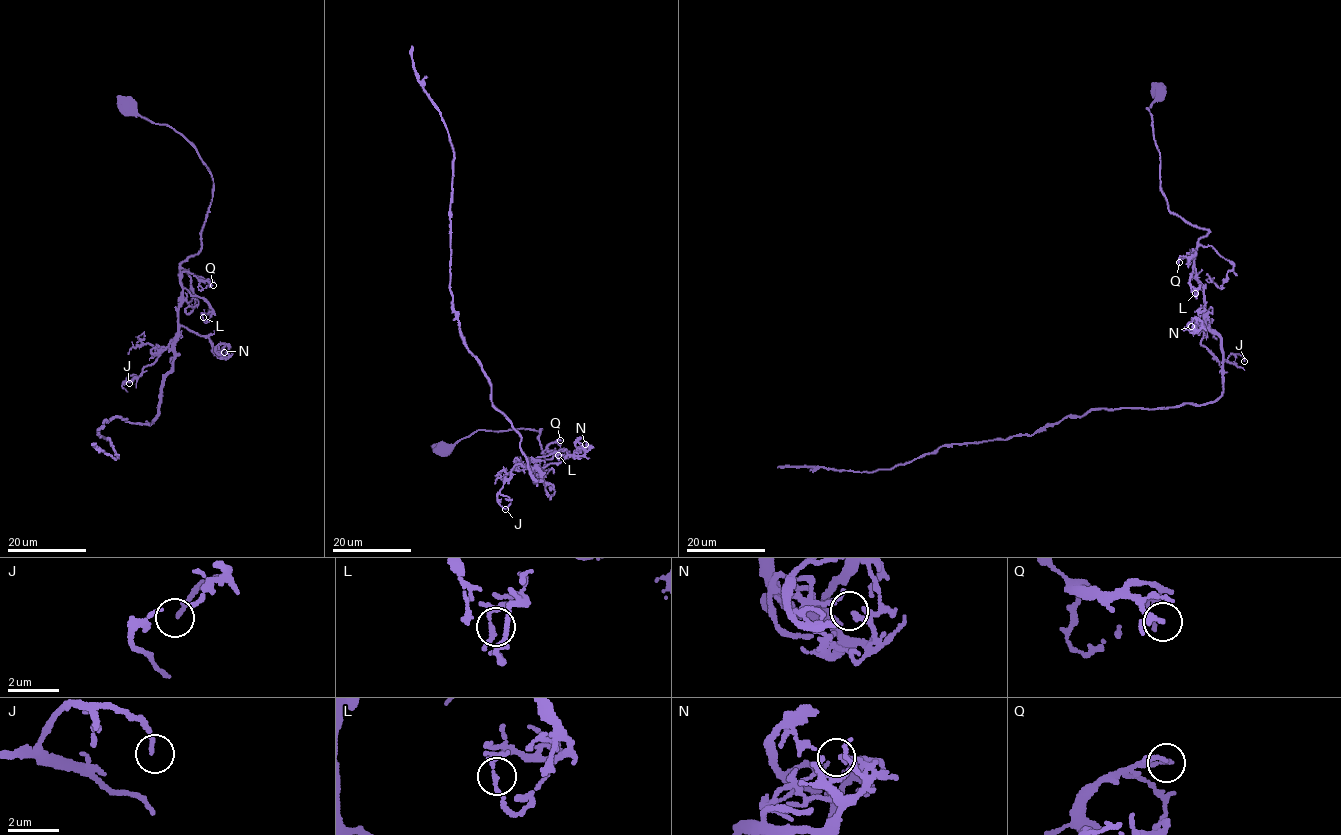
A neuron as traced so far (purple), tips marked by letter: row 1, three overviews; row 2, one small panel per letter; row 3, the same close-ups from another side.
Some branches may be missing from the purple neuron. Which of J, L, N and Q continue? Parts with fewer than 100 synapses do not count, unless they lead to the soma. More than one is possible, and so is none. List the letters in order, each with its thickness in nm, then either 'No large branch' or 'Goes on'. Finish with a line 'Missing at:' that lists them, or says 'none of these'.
J: Thickness 140 nm. No large branch
L: Thickness 130 nm. No large branch
N: Thickness 200 nm. No large branch
Q: Thickness 200 nm. No large branch
Missing at: none of these

